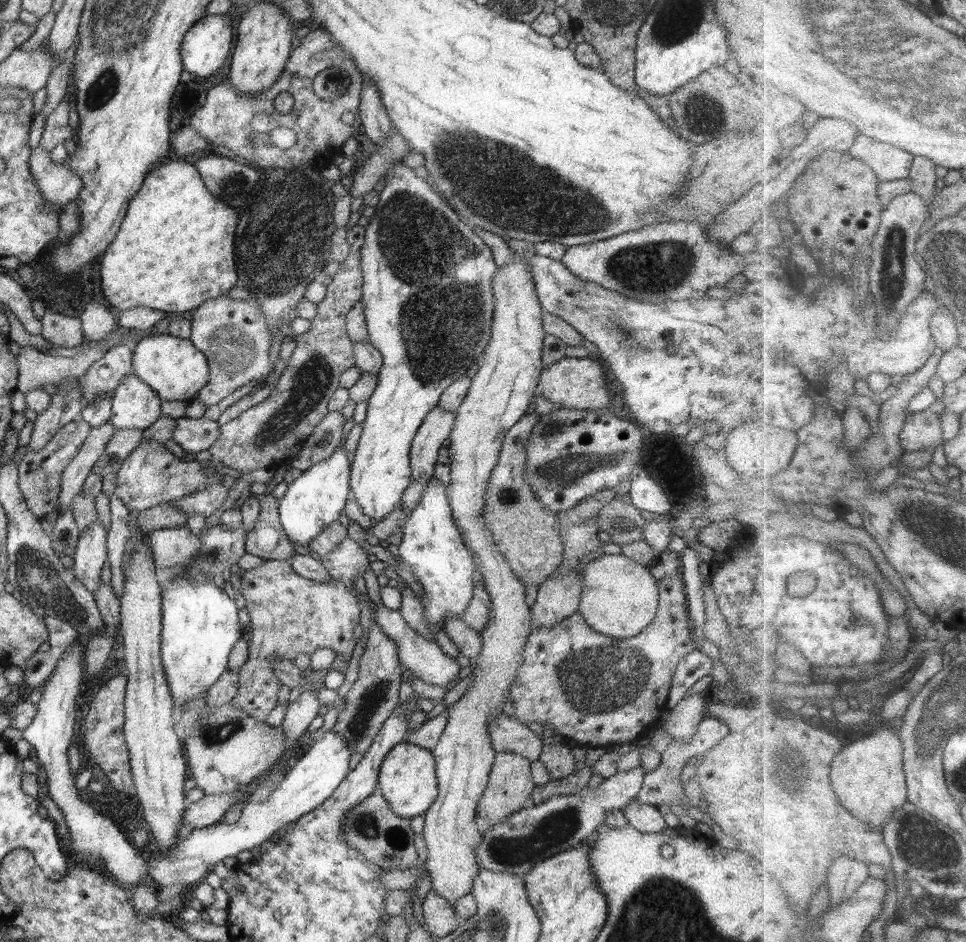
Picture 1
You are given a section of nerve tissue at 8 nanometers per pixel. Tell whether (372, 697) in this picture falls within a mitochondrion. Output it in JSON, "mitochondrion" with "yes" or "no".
{"mitochondrion":"yes"}

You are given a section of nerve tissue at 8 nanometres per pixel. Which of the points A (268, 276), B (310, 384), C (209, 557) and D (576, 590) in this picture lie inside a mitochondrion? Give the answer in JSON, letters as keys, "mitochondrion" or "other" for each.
{"A":"mitochondrion","B":"mitochondrion","C":"mitochondrion","D":"other"}

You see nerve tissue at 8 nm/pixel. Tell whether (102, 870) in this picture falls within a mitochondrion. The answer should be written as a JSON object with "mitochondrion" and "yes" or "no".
{"mitochondrion":"no"}

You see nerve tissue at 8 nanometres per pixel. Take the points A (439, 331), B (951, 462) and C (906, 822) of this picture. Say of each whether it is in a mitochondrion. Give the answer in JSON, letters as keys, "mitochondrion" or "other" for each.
{"A":"mitochondrion","B":"other","C":"other"}

